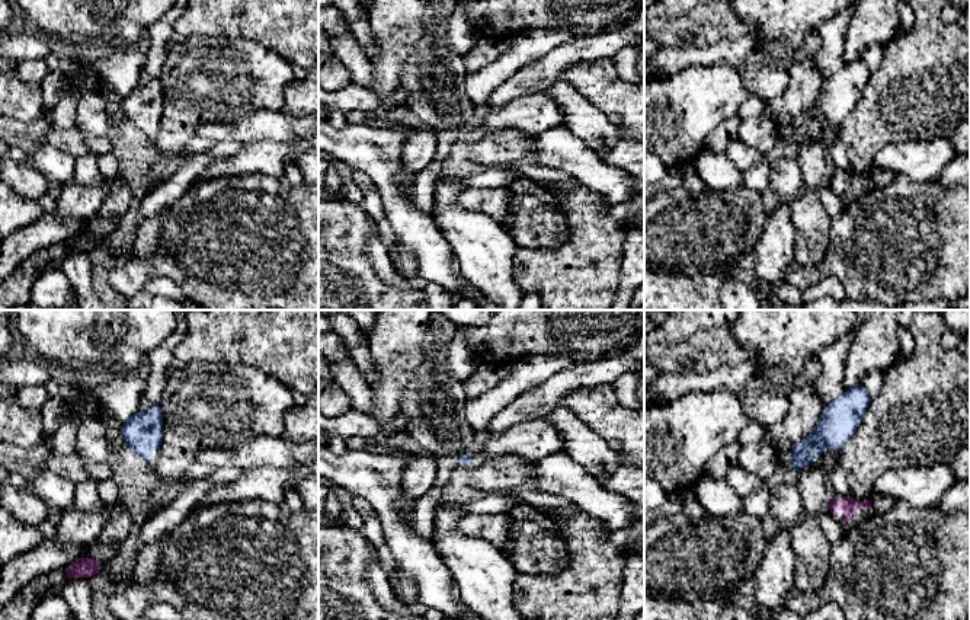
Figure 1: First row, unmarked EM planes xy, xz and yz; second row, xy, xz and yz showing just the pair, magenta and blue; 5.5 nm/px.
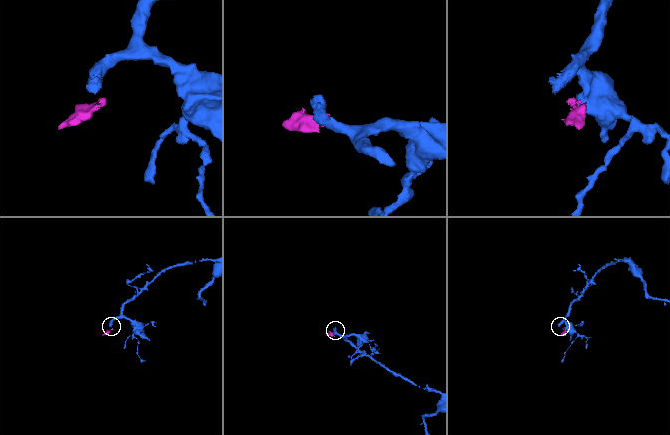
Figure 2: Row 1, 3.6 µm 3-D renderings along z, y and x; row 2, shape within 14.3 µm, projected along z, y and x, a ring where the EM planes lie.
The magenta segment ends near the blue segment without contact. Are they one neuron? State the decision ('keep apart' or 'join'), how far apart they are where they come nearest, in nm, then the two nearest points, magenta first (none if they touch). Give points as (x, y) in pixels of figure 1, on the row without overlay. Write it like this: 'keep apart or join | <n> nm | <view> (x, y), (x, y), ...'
keep apart | 240 nm | yz (832, 175), (806, 140)

